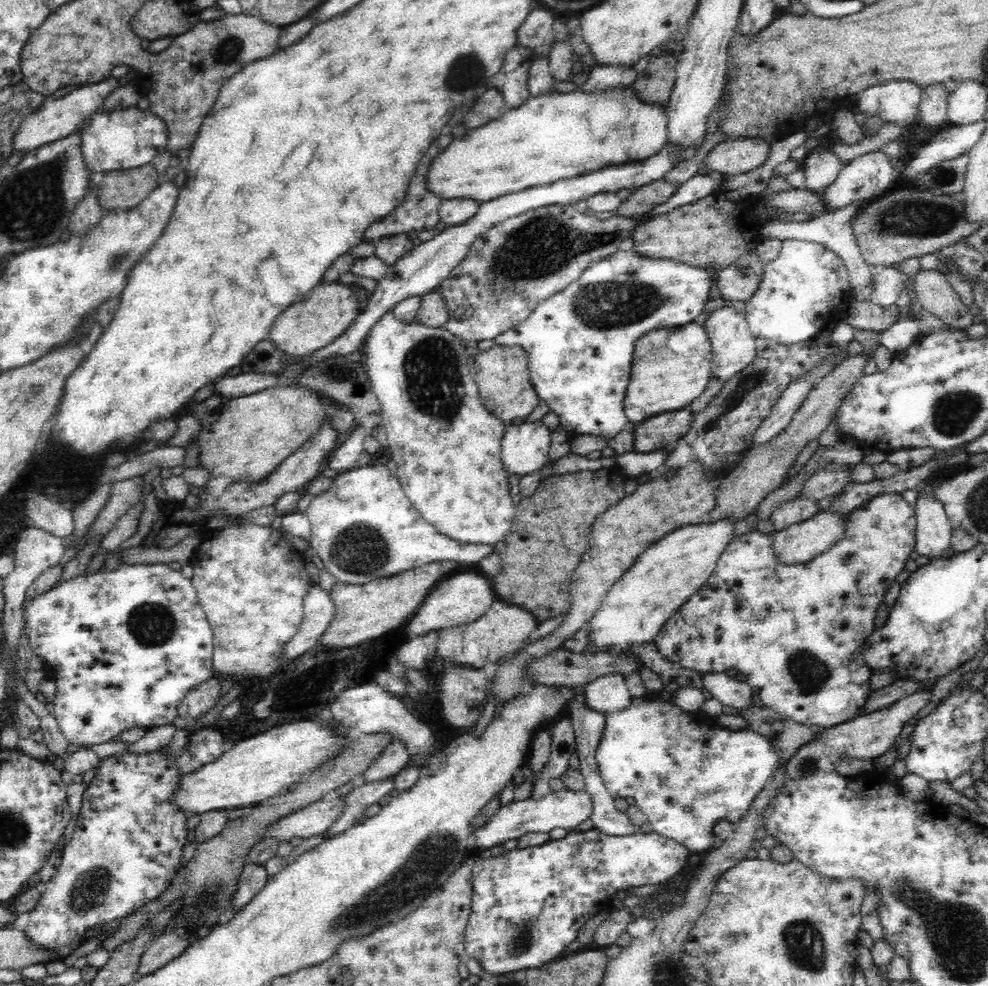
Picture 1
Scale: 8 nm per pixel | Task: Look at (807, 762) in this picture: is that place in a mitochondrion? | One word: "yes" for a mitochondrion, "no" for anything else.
yes

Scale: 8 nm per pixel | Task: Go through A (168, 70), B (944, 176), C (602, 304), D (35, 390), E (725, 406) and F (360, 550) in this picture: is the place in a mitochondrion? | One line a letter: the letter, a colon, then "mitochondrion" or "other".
A: other
B: mitochondrion
C: mitochondrion
D: mitochondrion
E: mitochondrion
F: mitochondrion

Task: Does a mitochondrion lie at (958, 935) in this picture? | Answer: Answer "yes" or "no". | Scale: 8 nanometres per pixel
yes

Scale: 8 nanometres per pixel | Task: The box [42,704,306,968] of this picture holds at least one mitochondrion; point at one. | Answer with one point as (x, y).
(88, 890)

